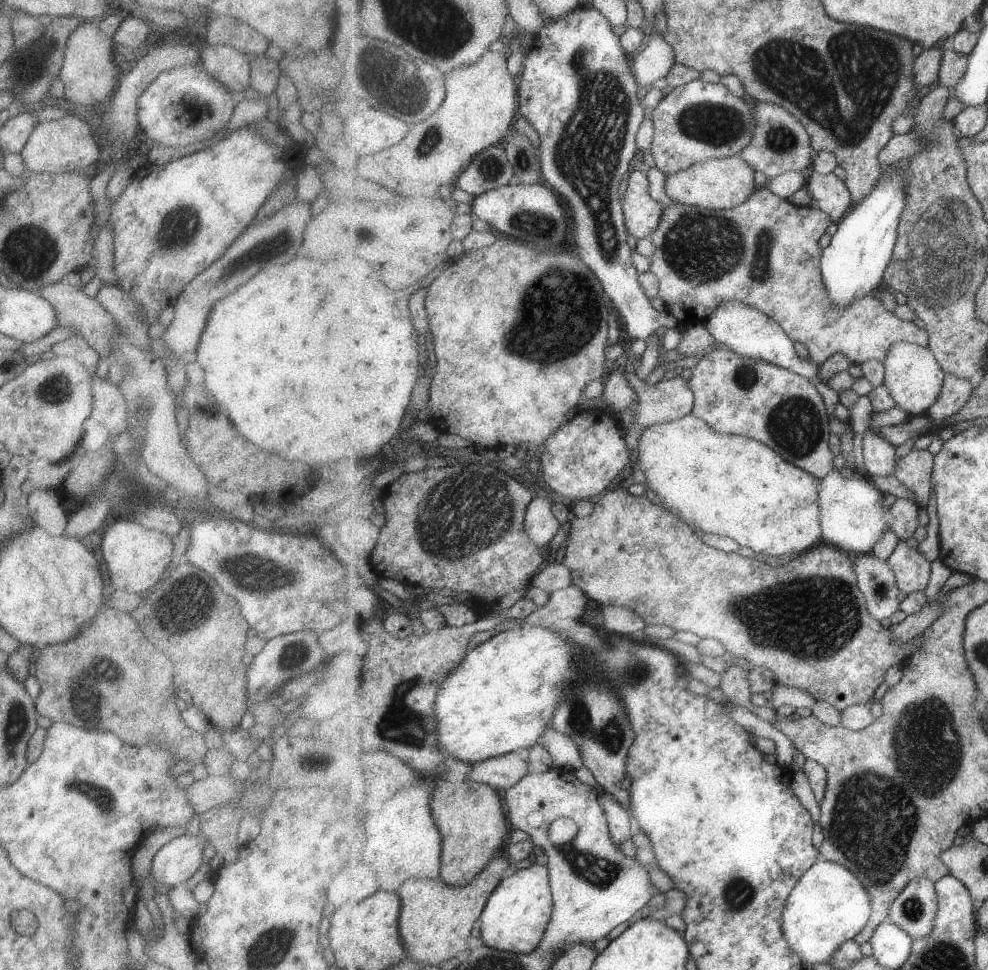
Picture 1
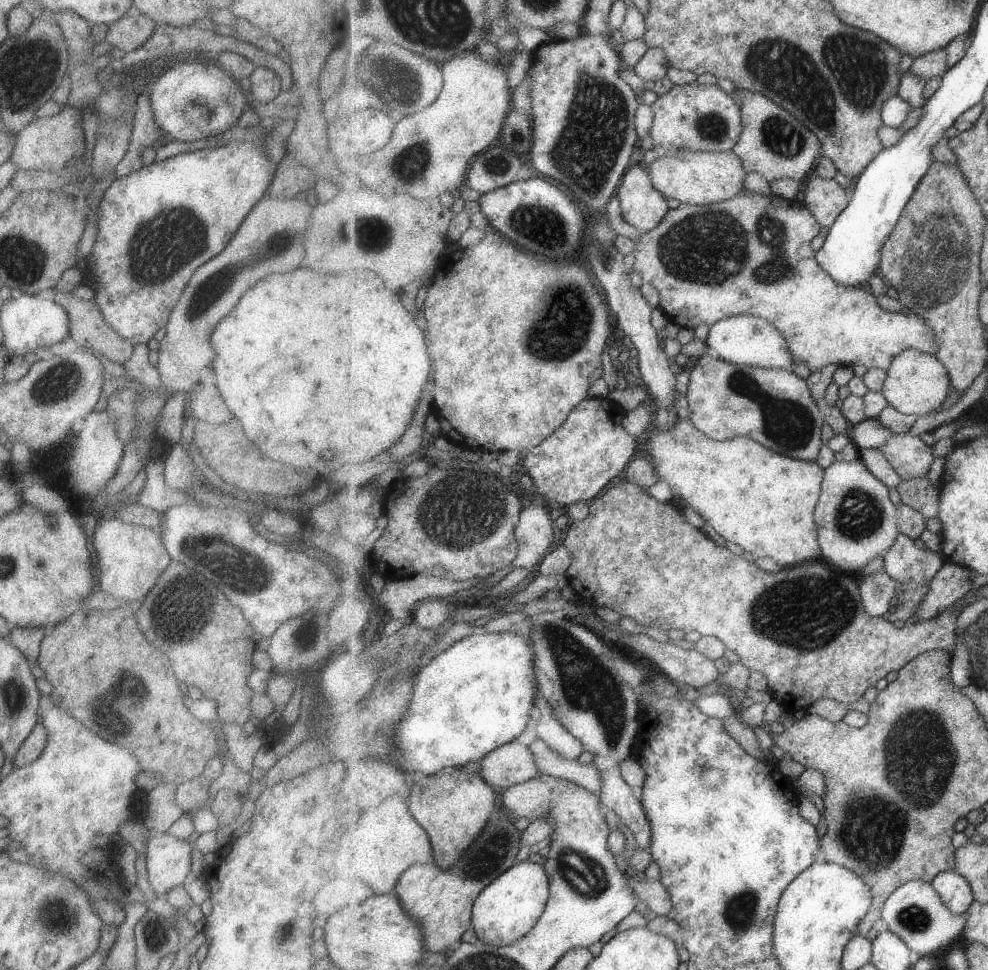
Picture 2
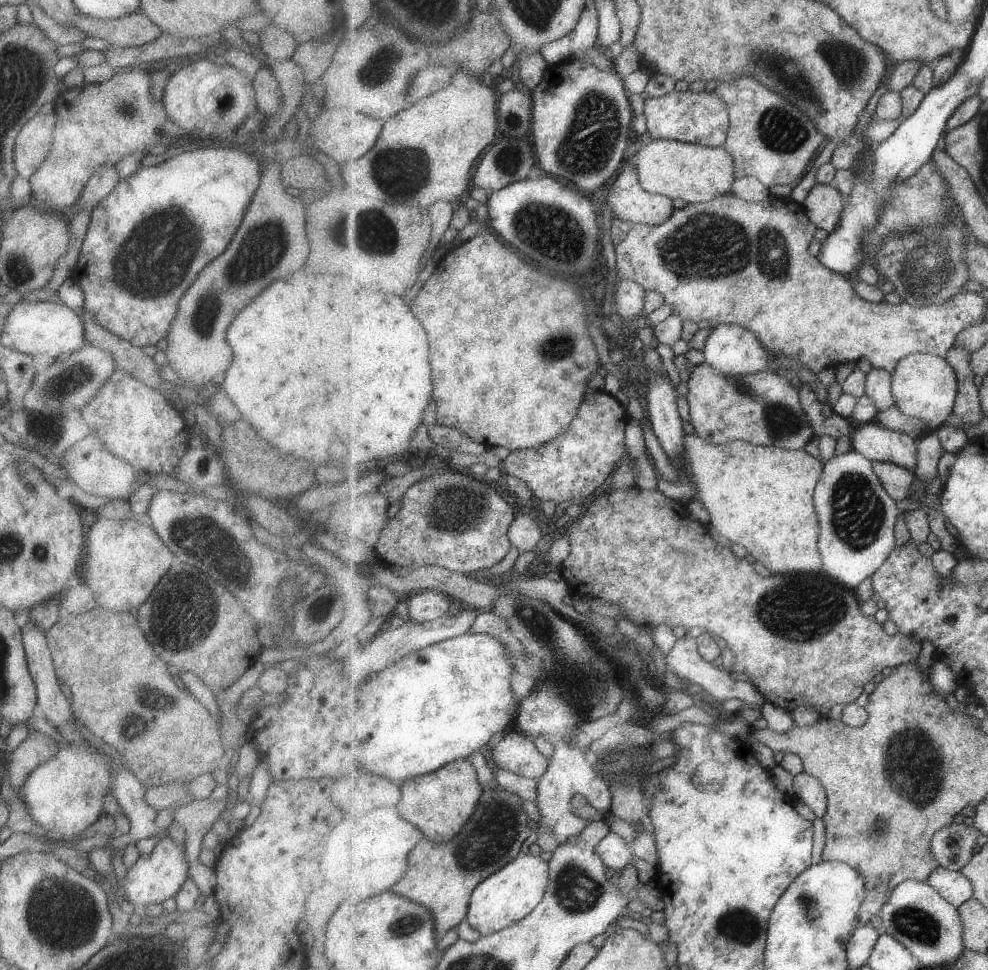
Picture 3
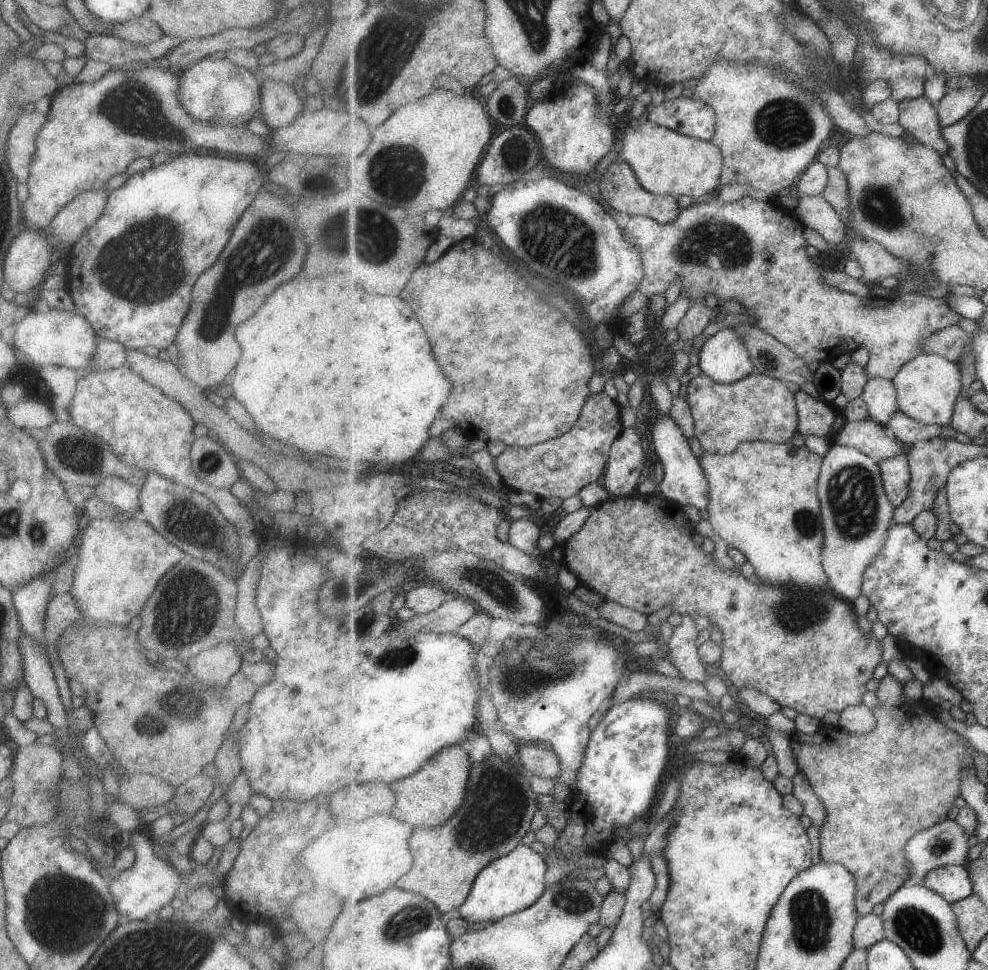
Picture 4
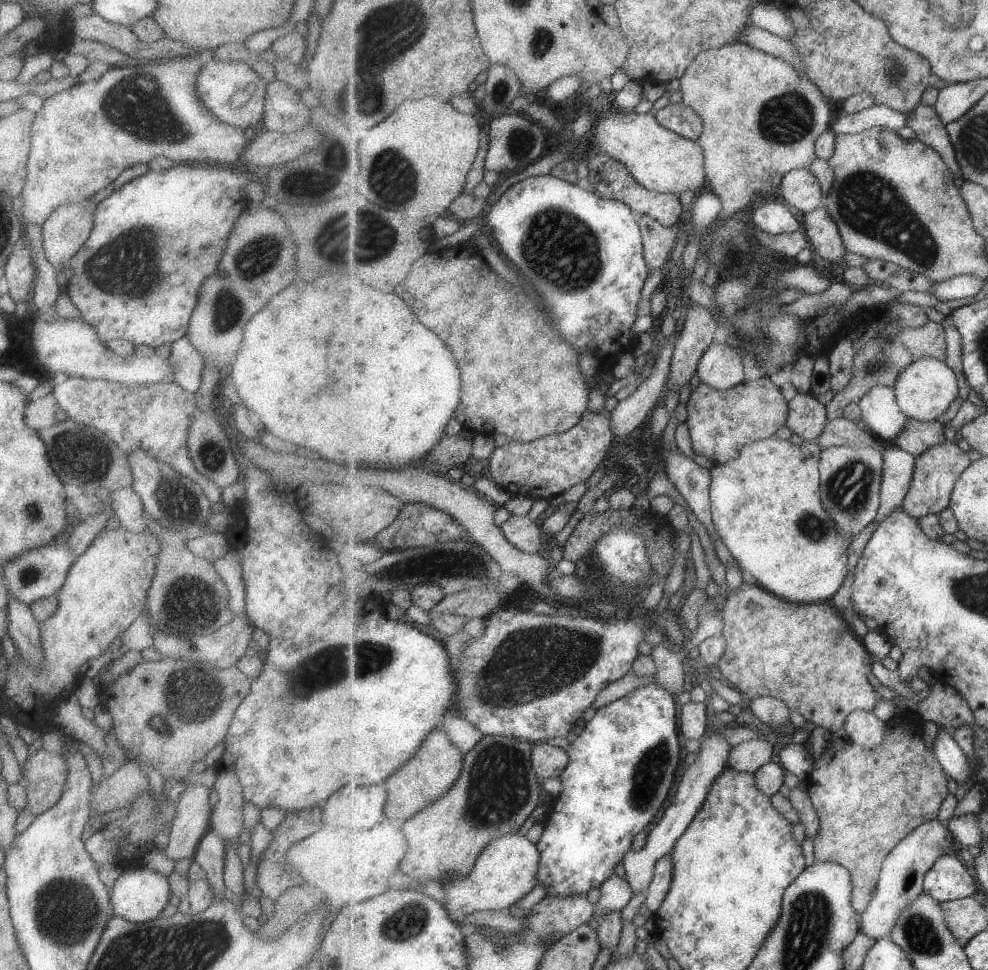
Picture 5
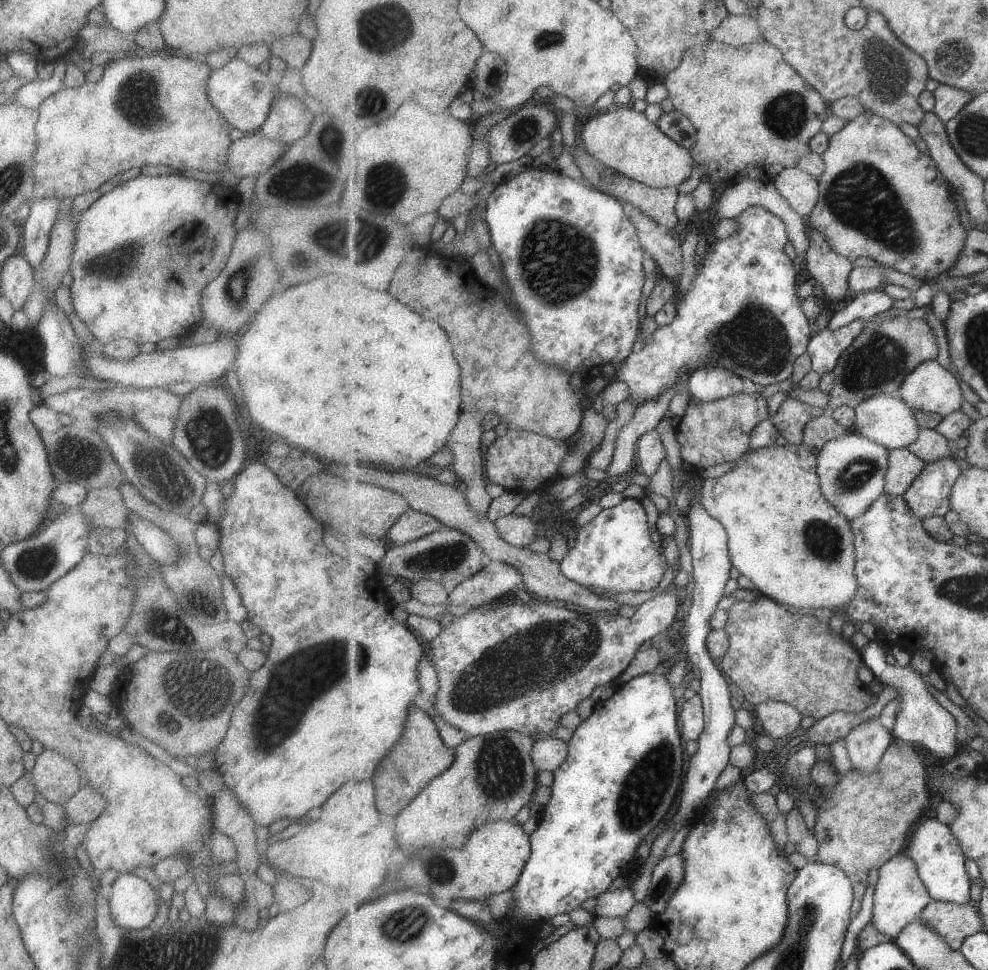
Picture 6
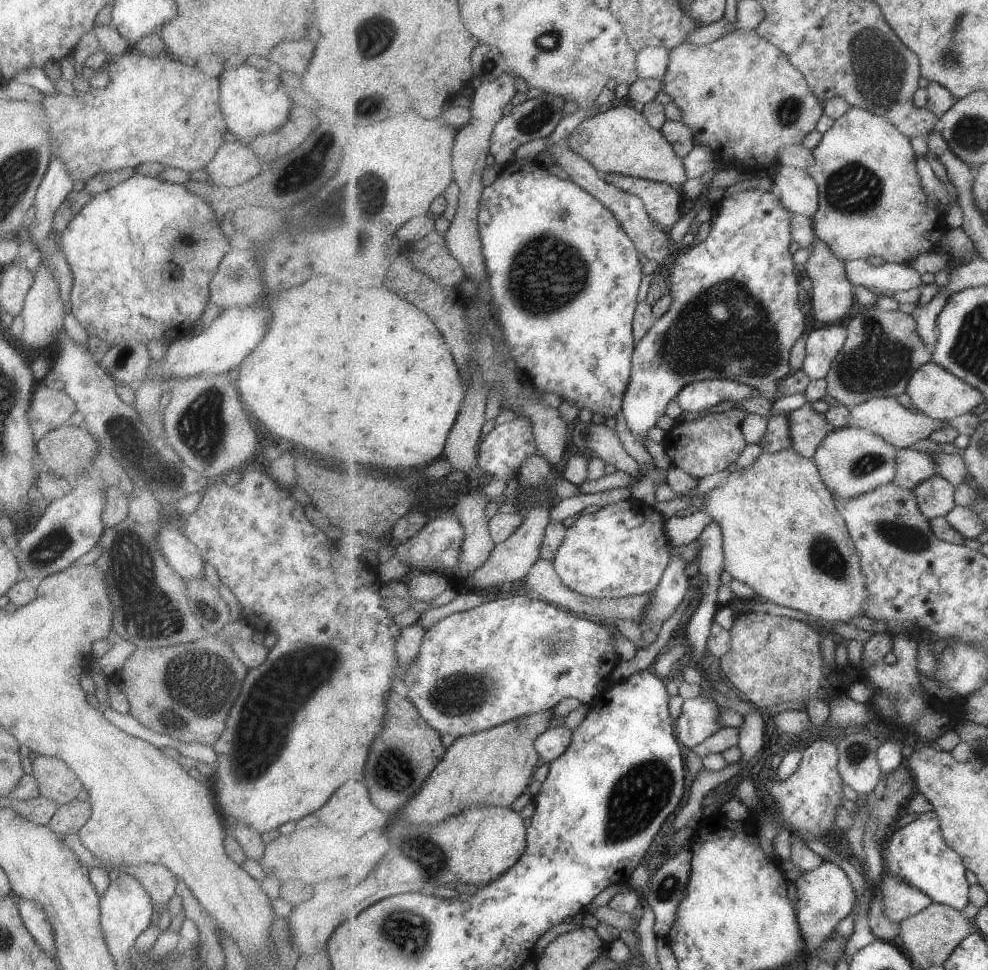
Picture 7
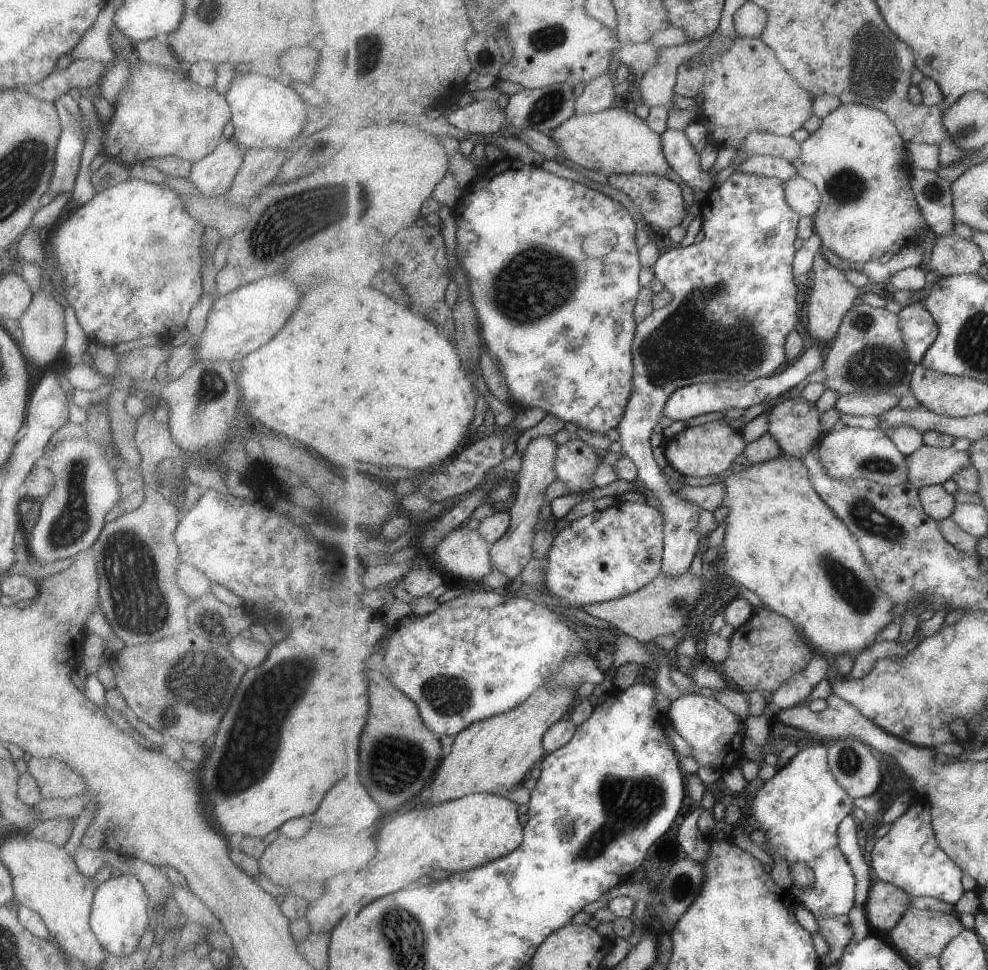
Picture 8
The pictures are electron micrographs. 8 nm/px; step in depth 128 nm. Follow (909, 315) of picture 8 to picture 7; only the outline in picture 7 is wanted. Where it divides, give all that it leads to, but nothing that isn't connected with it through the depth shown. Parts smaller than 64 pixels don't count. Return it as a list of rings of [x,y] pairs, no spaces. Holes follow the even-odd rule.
[[[939,292],[927,306],[920,305],[920,308],[913,314],[914,318],[918,320],[918,334],[931,348],[939,342],[941,335],[939,333],[940,314],[944,312],[944,308],[952,296],[954,296],[954,292]]]

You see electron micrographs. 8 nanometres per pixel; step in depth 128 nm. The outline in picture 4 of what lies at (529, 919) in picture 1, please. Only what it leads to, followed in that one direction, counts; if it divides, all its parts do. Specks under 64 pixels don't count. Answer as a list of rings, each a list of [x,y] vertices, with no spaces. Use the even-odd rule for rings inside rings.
[[[520,844],[508,856],[502,856],[500,860],[492,862],[476,880],[468,900],[459,908],[461,916],[470,922],[498,922],[507,916],[522,912],[544,896],[549,887],[546,882],[548,862],[545,854],[536,852],[534,848]]]

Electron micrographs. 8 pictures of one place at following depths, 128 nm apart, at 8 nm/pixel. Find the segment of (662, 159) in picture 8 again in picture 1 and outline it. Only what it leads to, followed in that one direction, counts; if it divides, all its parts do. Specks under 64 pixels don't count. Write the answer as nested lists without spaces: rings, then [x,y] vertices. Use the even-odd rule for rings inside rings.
[[[741,156],[712,158],[693,164],[687,170],[667,176],[666,191],[676,202],[710,209],[734,209],[746,203],[758,190],[756,170]]]

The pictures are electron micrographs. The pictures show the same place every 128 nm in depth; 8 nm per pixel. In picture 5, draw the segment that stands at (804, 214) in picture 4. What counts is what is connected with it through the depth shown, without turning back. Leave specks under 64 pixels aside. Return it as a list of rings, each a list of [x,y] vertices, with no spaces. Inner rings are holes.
[[[823,205],[802,218],[804,233],[811,248],[824,260],[830,260],[836,274],[844,275],[849,268],[846,264],[847,245],[832,212],[828,212],[828,208]]]

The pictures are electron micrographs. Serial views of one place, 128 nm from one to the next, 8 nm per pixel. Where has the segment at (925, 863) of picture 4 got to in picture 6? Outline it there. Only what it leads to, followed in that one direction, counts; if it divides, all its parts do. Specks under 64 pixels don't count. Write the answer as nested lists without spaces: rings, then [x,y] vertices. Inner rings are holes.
[[[903,851],[898,856],[894,856],[880,870],[880,878],[874,896],[873,921],[876,922],[880,932],[884,932],[896,940],[904,928],[908,924],[912,924],[934,901],[934,897],[930,894],[920,870],[918,870],[916,860]]]

